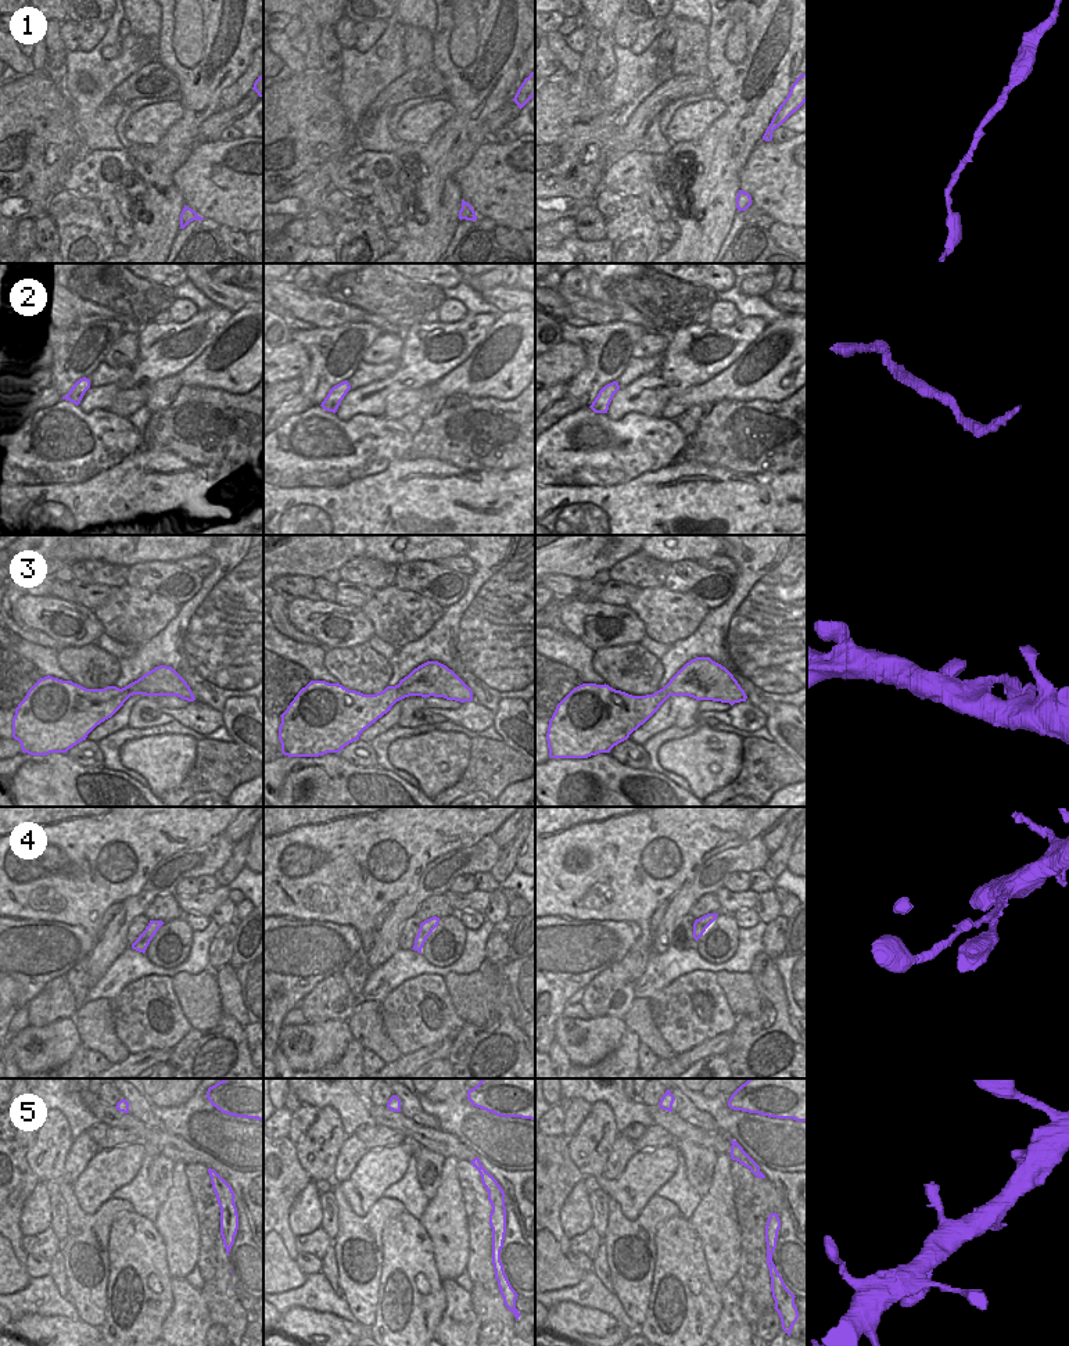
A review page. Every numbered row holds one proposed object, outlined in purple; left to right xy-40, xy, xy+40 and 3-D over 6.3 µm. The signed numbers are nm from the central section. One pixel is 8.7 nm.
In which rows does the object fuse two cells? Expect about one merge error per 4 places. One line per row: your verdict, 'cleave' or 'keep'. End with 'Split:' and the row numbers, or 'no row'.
1: keep
2: keep
3: keep
4: keep
5: cleave
Split: 5

